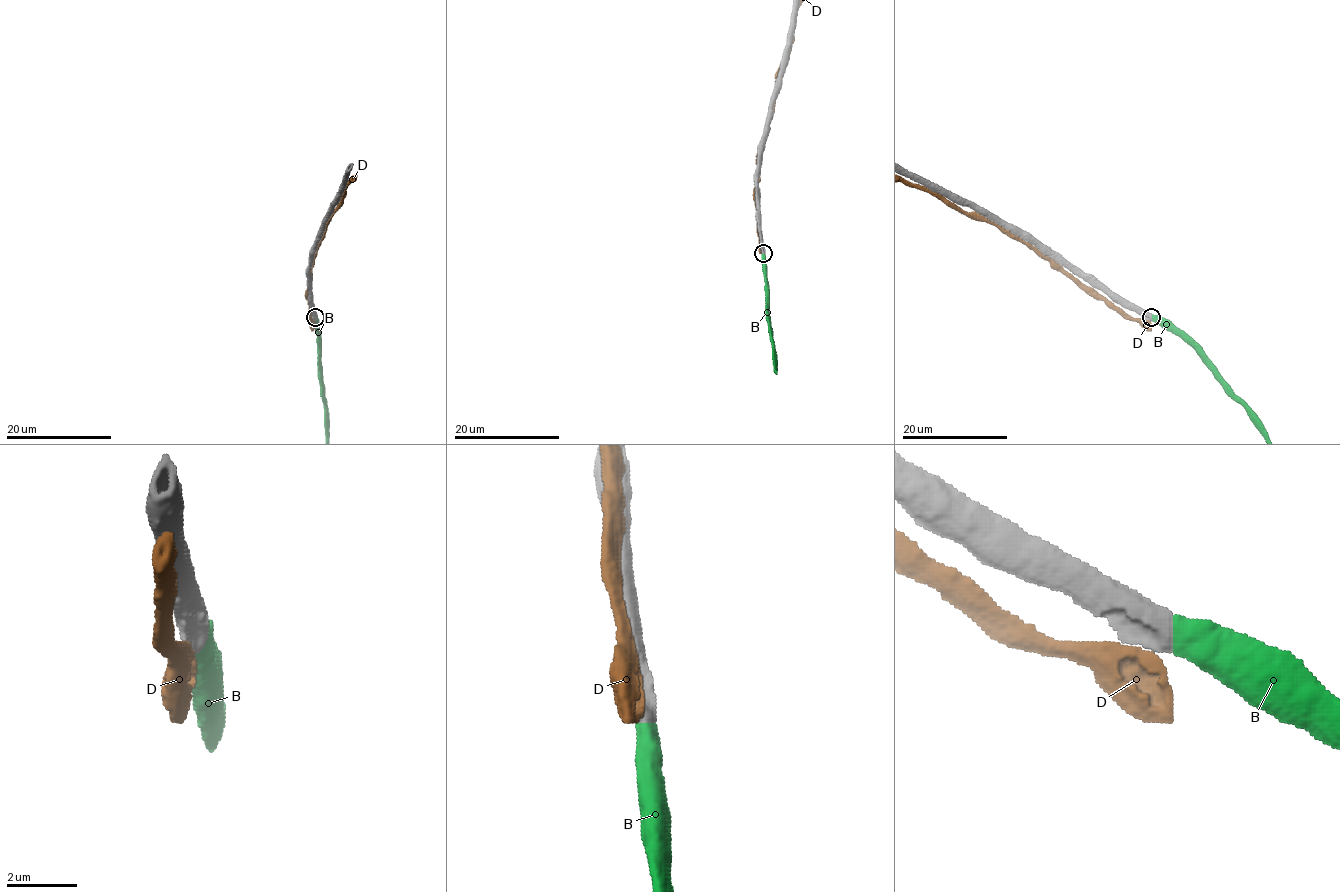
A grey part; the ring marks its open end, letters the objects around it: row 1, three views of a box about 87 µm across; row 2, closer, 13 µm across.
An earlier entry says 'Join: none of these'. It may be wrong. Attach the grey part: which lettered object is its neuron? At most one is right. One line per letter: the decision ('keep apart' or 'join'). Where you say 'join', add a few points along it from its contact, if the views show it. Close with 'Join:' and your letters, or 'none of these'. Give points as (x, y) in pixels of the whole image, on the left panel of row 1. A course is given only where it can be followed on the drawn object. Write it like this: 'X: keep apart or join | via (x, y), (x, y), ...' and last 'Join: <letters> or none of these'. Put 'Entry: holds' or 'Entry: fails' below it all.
B: join
D: keep apart
Join: B
Entry: fails

